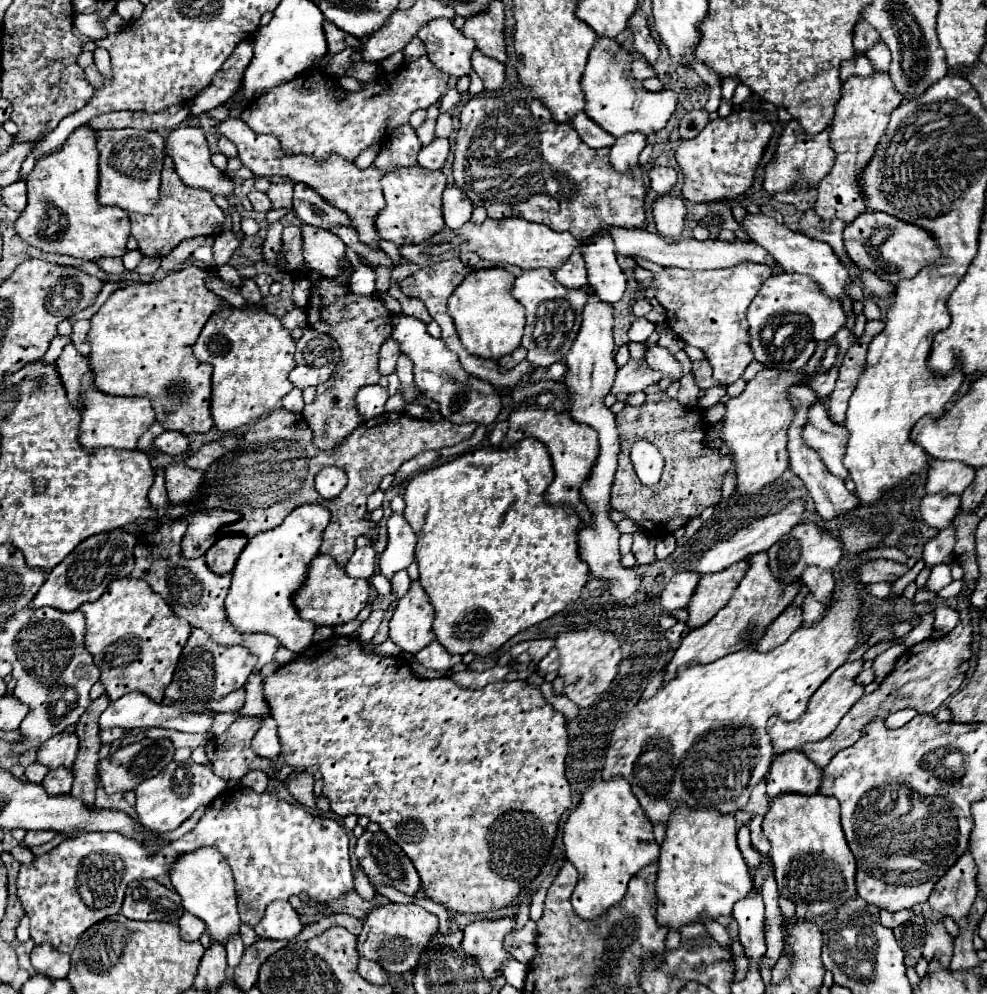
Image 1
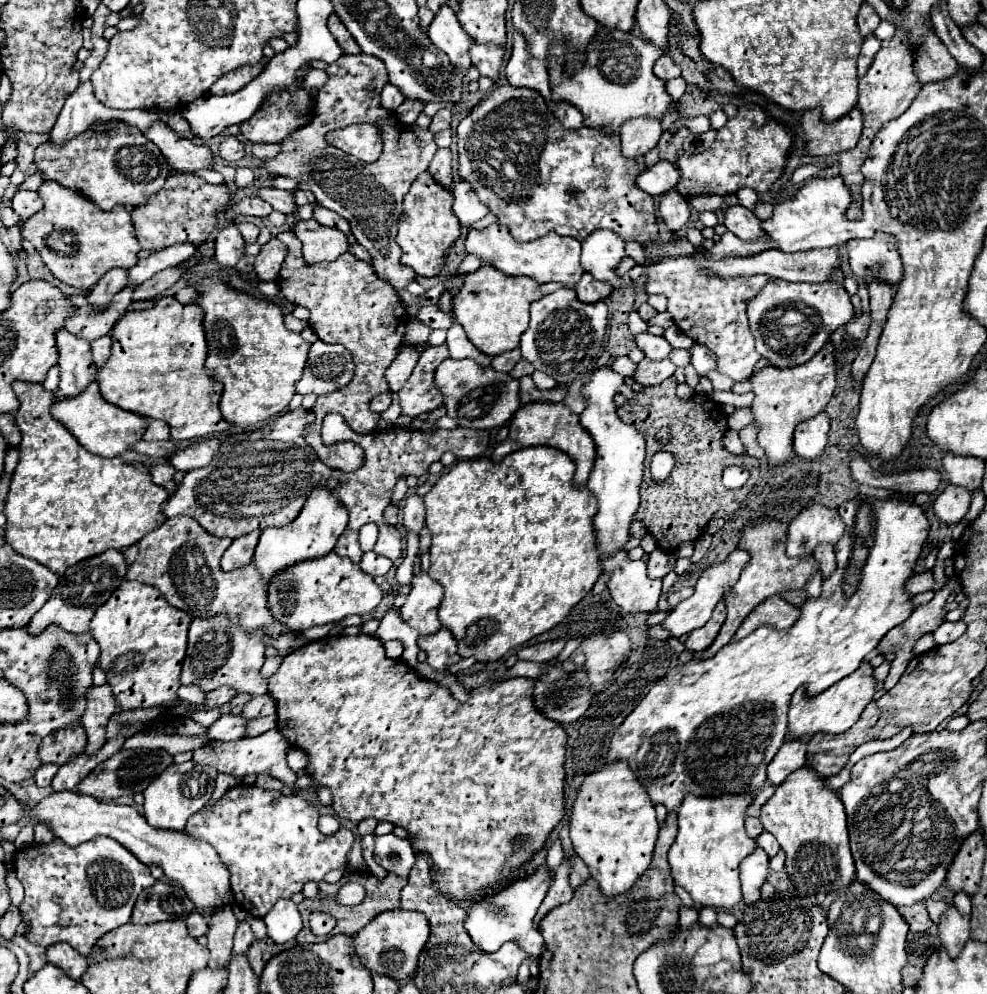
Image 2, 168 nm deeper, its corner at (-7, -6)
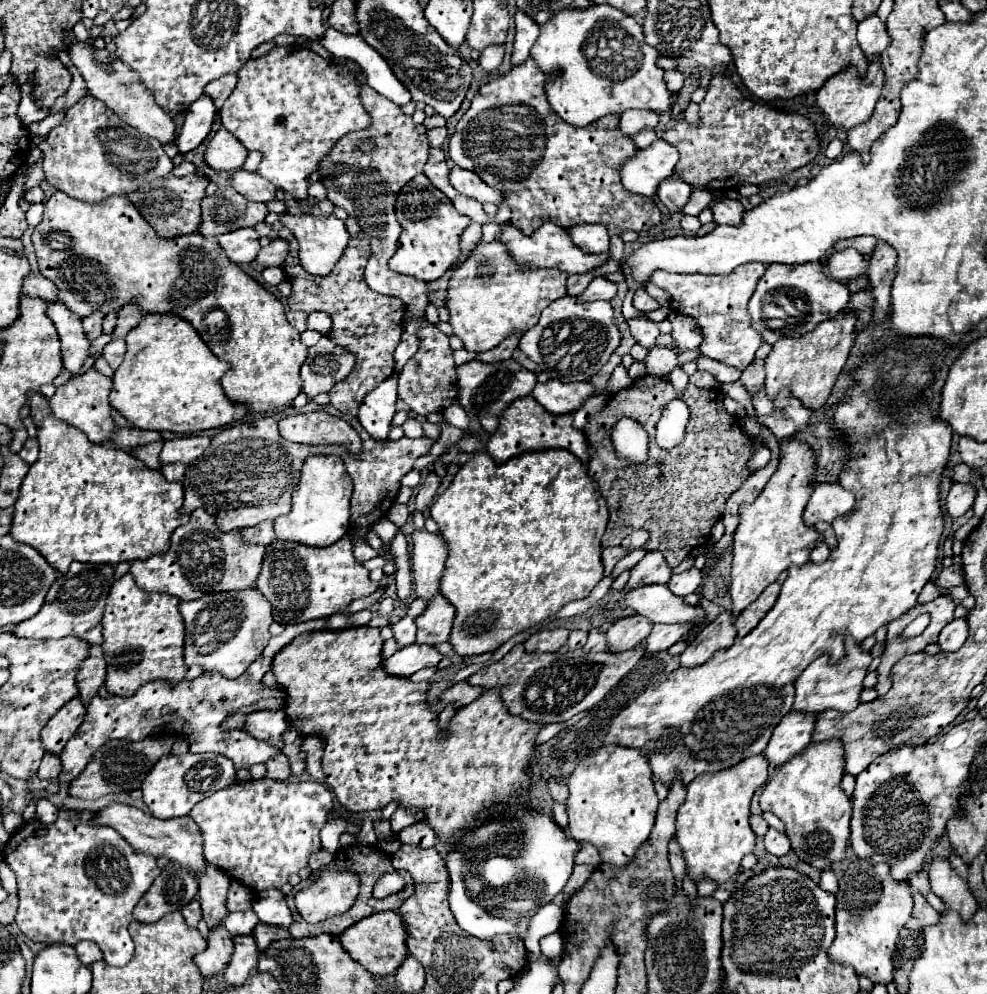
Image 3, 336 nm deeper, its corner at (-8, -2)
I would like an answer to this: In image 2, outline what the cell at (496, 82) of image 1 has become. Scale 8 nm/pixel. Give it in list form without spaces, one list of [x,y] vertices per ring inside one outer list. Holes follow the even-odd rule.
[[[473,43],[471,45],[471,61],[481,71],[481,75],[497,81],[499,67],[503,61],[503,47],[495,43]]]

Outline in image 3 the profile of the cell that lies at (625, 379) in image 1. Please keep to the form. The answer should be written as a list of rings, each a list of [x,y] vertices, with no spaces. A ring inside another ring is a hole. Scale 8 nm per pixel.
[[[652,347],[644,359],[644,365],[646,365],[646,371],[648,375],[652,377],[666,377],[676,365],[676,351],[668,349],[668,347]]]

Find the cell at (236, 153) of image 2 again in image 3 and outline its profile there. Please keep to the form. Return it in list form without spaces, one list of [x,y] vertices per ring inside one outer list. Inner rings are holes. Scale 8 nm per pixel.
[[[222,127],[208,141],[204,161],[214,169],[224,169],[224,171],[234,169],[236,171],[244,165],[246,155],[248,155],[248,149],[230,131]]]

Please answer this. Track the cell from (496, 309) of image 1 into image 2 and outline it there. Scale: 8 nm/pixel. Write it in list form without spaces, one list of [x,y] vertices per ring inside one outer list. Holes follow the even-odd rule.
[[[491,265],[463,277],[463,285],[453,291],[453,319],[465,329],[469,341],[485,355],[495,357],[519,347],[519,337],[529,325],[529,303],[541,299],[539,283],[531,277],[509,277]]]

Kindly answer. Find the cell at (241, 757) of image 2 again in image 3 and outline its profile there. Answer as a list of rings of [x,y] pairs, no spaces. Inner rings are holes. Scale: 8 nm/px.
[[[258,657],[248,669],[246,675],[240,679],[226,681],[220,673],[202,673],[196,681],[180,681],[176,685],[168,685],[164,681],[152,681],[146,683],[136,695],[124,699],[124,697],[112,697],[108,701],[96,697],[88,705],[88,715],[84,719],[84,725],[80,725],[78,735],[74,735],[60,759],[62,759],[62,771],[58,775],[60,783],[70,783],[74,781],[88,765],[92,755],[104,745],[104,739],[126,739],[126,741],[140,741],[148,735],[152,735],[152,729],[160,729],[166,733],[170,727],[174,731],[180,731],[182,735],[188,737],[190,741],[190,751],[192,753],[222,753],[228,757],[236,769],[250,769],[256,763],[266,763],[274,757],[278,757],[282,751],[268,741],[258,741],[246,735],[240,729],[218,733],[216,737],[216,723],[222,723],[232,711],[238,707],[250,705],[262,697],[276,697],[278,689],[276,687],[264,687],[262,677],[266,671],[270,671],[272,659],[268,657]],[[252,671],[252,673],[250,673]],[[160,719],[164,723],[160,723]]]

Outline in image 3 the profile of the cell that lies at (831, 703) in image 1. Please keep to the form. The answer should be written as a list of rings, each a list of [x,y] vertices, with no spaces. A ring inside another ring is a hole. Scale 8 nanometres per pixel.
[[[848,639],[848,647],[846,647],[846,661],[832,667],[828,663],[828,655],[822,655],[820,659],[812,661],[808,669],[802,671],[802,675],[796,679],[794,687],[796,687],[796,697],[794,697],[794,705],[792,711],[798,713],[812,713],[818,715],[822,711],[828,709],[836,709],[840,713],[850,713],[860,705],[860,693],[864,689],[862,681],[868,675],[868,665],[872,663],[872,655],[868,651],[864,651],[860,645],[852,643],[852,639]]]

